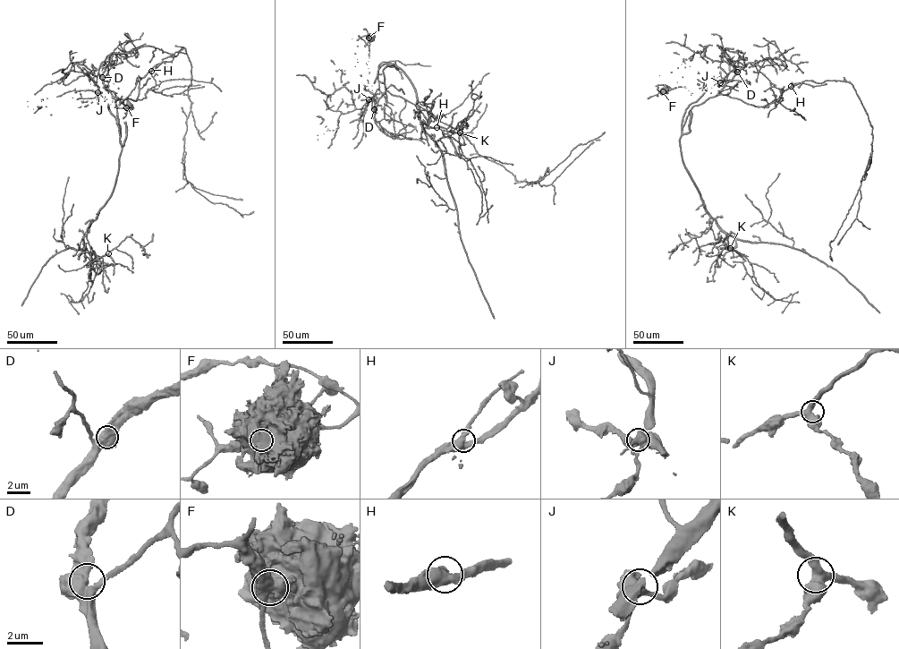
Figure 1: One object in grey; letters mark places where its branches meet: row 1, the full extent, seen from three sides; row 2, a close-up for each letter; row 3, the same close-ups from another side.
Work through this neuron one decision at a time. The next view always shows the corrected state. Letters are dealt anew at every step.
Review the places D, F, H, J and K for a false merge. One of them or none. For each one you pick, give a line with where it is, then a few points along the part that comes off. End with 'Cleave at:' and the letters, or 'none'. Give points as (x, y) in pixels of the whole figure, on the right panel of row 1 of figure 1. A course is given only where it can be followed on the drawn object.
F: at (663, 91)
Cleave at: F

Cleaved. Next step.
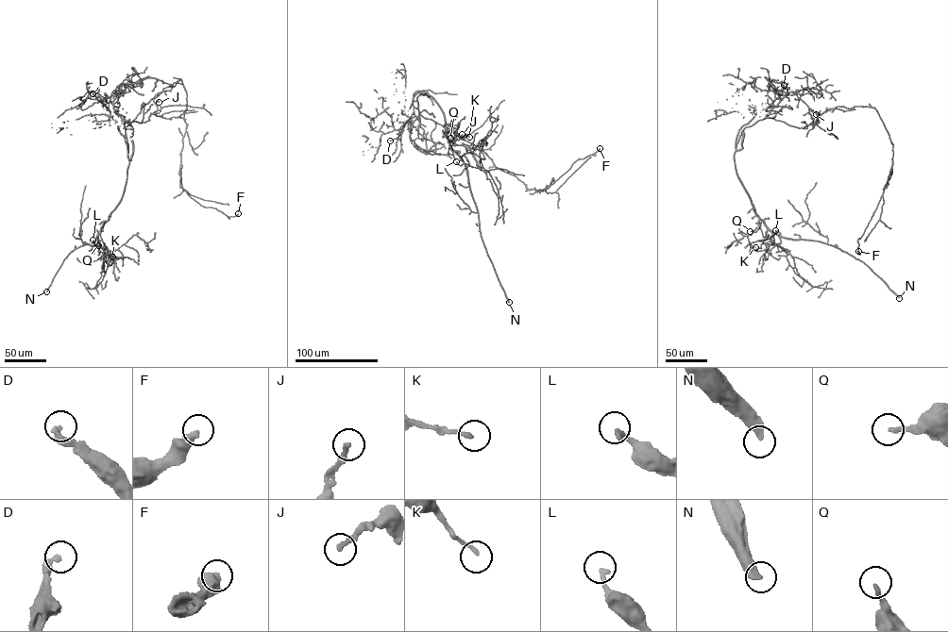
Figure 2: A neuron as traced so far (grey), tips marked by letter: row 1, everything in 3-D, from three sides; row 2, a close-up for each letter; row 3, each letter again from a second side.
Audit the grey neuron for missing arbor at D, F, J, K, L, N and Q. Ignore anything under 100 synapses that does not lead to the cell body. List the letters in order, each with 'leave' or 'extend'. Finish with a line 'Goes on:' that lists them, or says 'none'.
D: extend
F: leave
J: leave
K: leave
L: leave
N: extend
Q: leave
Goes on: D, N

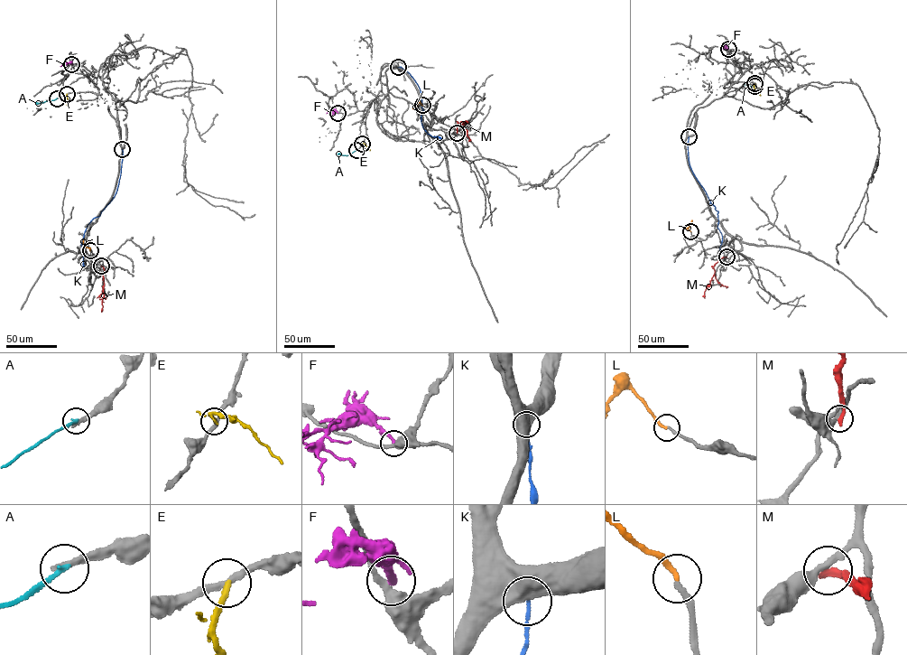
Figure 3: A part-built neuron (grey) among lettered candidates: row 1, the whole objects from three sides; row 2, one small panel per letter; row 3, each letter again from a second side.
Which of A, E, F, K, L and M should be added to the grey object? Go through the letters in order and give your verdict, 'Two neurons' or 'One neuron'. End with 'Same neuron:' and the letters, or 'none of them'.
A: Two neurons
E: Two neurons
F: Two neurons
K: Two neurons
L: One neuron
M: Two neurons
Same neuron: L

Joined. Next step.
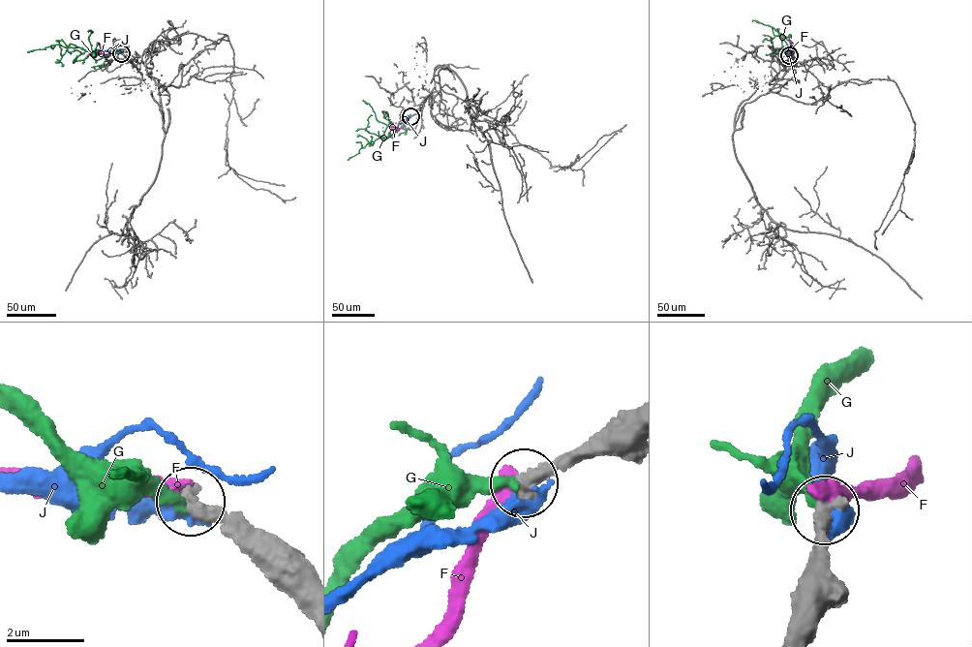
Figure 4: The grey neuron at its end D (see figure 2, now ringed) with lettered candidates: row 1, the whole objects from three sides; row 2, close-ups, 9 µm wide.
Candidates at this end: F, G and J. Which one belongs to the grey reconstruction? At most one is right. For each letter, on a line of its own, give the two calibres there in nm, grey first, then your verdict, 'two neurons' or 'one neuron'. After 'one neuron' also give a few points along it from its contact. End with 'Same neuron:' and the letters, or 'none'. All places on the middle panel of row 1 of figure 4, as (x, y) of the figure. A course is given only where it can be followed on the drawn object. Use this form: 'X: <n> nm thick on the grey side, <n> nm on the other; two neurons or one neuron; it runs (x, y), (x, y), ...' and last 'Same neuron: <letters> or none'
F: 380 nm thick on the grey side, 340 nm on the other; two neurons
G: 400 nm thick on the grey side, 280 nm on the other; one neuron; it runs (410, 116), (384, 138), (381, 137), (387, 125), (377, 120), (373, 108), (363, 100)
J: 400 nm thick on the grey side, 550 nm on the other; two neurons
Same neuron: G

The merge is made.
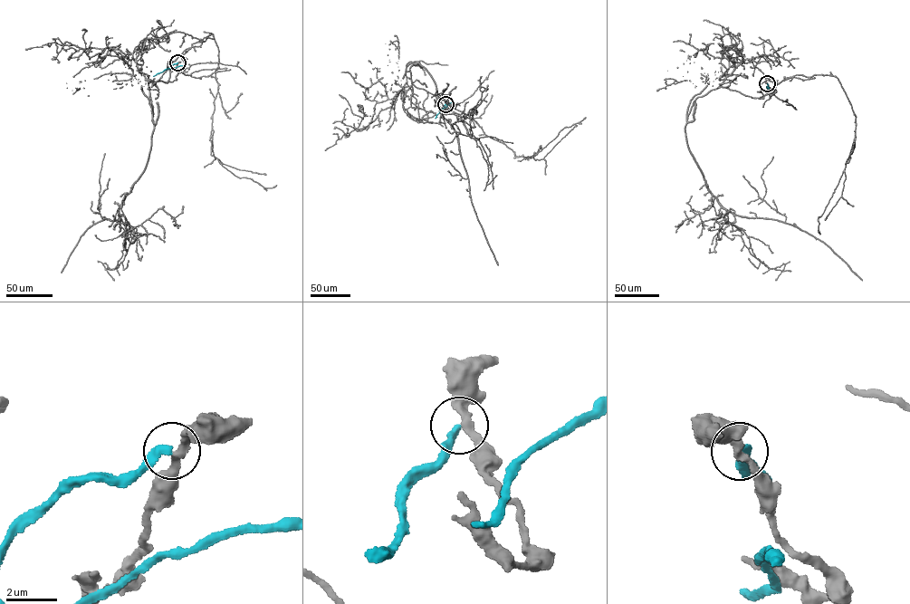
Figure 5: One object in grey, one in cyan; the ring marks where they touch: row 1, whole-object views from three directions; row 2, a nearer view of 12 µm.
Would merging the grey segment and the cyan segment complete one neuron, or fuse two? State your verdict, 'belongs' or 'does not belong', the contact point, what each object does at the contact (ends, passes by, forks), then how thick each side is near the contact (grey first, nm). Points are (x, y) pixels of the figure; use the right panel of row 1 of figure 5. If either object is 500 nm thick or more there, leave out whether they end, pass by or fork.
does not belong; at (767, 83); grey passes by; cyan ends there; 260 nm thick on the grey side, 320 nm on the other

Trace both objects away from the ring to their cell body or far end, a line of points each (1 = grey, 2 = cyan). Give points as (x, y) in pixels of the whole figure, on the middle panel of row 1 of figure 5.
1: (445, 104), (445, 110), (413, 84), (413, 65), (419, 63), (435, 81), (498, 264)
2: (445, 104), (435, 118)

